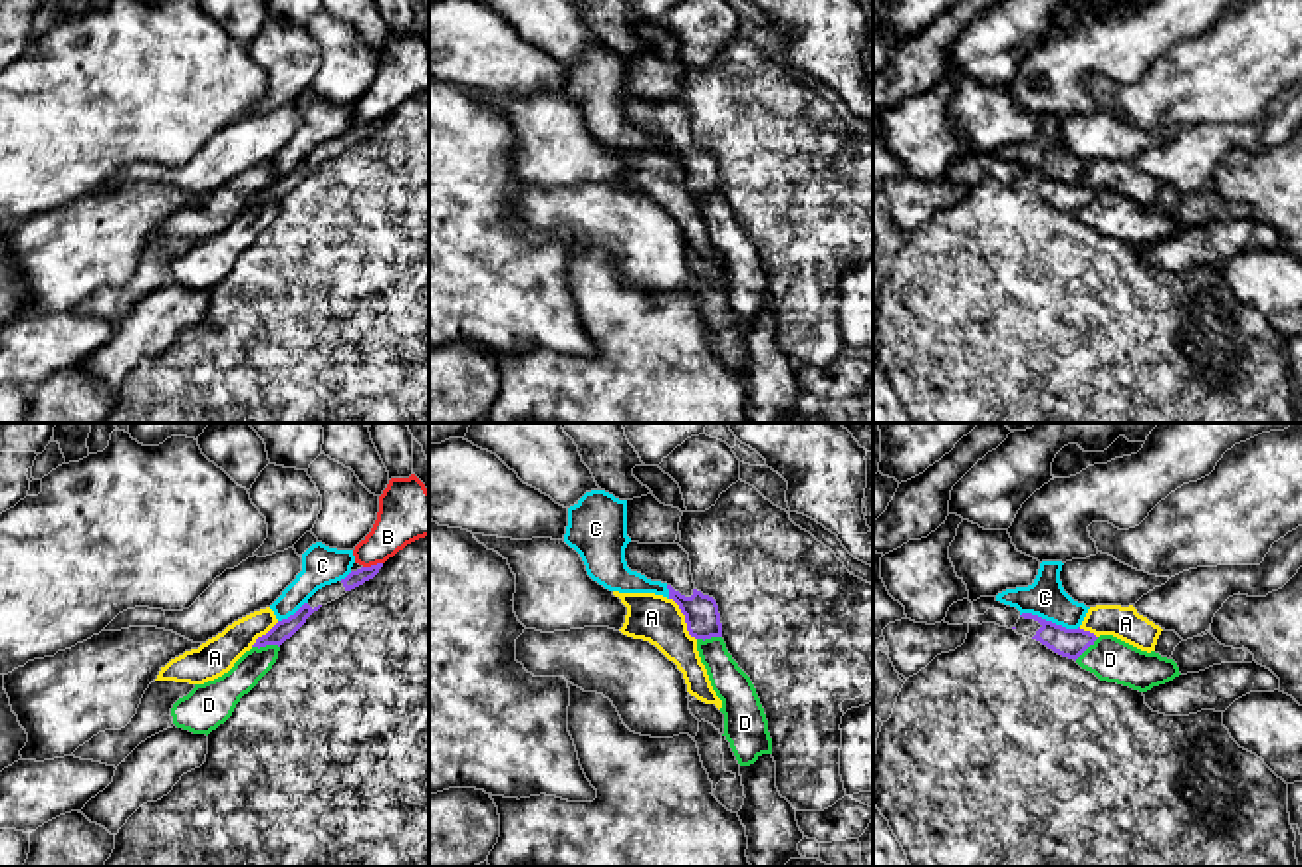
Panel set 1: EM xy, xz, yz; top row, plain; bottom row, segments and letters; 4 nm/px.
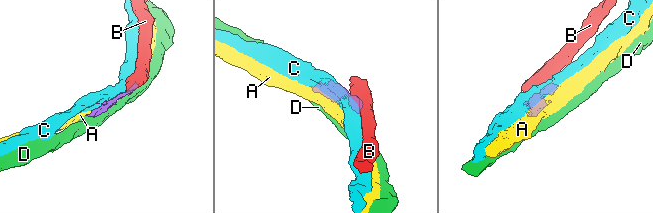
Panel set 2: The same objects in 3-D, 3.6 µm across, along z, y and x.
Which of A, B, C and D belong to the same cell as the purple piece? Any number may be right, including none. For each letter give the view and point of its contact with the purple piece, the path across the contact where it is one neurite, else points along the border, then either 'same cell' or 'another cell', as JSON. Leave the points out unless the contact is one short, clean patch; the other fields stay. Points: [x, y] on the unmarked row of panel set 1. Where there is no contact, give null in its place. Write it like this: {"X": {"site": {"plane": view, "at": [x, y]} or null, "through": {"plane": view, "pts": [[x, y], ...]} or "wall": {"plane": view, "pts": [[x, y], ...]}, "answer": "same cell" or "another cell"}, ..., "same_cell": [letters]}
{"A": {"site": {"plane": "xz", "at": [685, 175]}, "answer": "another cell"}, "B": {"site": {"plane": "xy", "at": [372, 122]}, "wall": {"plane": "xy", "pts": [[382, 118], [364, 123]]}, "answer": "another cell"}, "C": {"site": {"plane": "yz", "at": [1050, 177]}, "answer": "another cell"}, "D": {"site": {"plane": "xy", "at": [264, 201]}, "answer": "another cell"}, "same_cell": []}

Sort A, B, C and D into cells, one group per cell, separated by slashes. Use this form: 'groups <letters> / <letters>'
groups A / B / C / D

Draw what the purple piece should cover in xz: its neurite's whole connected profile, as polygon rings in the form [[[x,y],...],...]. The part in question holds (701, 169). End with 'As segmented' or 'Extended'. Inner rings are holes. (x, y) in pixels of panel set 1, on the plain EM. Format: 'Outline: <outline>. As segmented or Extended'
Outline: [[[629,97],[625,117],[631,127],[667,141],[669,155],[685,171],[691,192],[703,196],[722,192],[718,161],[713,153],[695,145],[689,109],[679,99]]]. Extended

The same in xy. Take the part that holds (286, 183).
Outline: [[[383,119],[361,123],[357,127],[351,127],[345,135],[326,141],[318,145],[294,171],[288,175],[278,177],[266,190],[258,192],[252,202],[266,202],[266,200],[282,200],[286,194],[290,194],[304,179],[306,175],[318,167],[322,161],[327,161],[347,147],[363,141],[365,137],[373,135]]]. Extended

